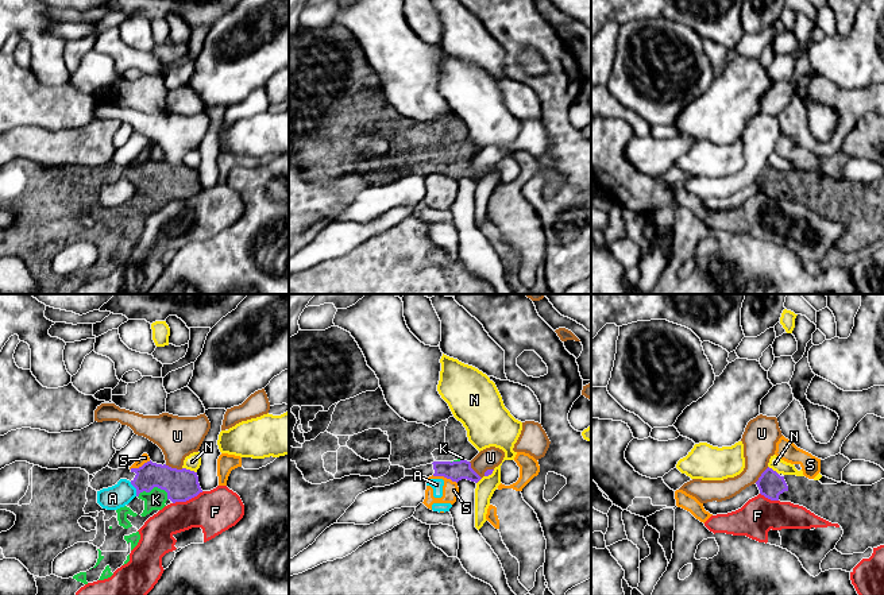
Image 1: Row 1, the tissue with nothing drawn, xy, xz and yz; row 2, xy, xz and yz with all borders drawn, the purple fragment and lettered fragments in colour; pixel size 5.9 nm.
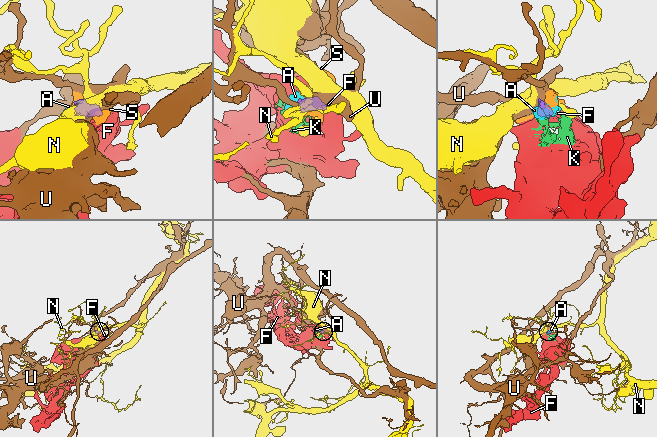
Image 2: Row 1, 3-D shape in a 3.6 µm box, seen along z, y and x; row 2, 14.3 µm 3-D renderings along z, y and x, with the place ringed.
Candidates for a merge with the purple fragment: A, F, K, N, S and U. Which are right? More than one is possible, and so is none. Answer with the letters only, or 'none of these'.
K

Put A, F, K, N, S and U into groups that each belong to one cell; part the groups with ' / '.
A F S / K / N / U

